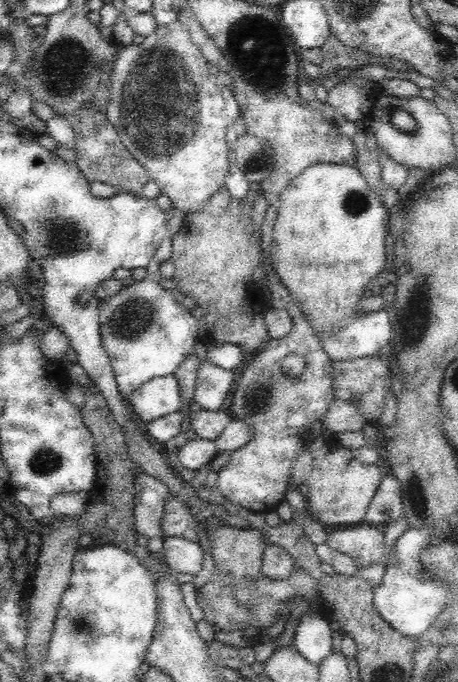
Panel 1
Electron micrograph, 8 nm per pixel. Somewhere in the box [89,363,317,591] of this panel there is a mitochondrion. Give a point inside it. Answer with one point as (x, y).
(255, 401)

